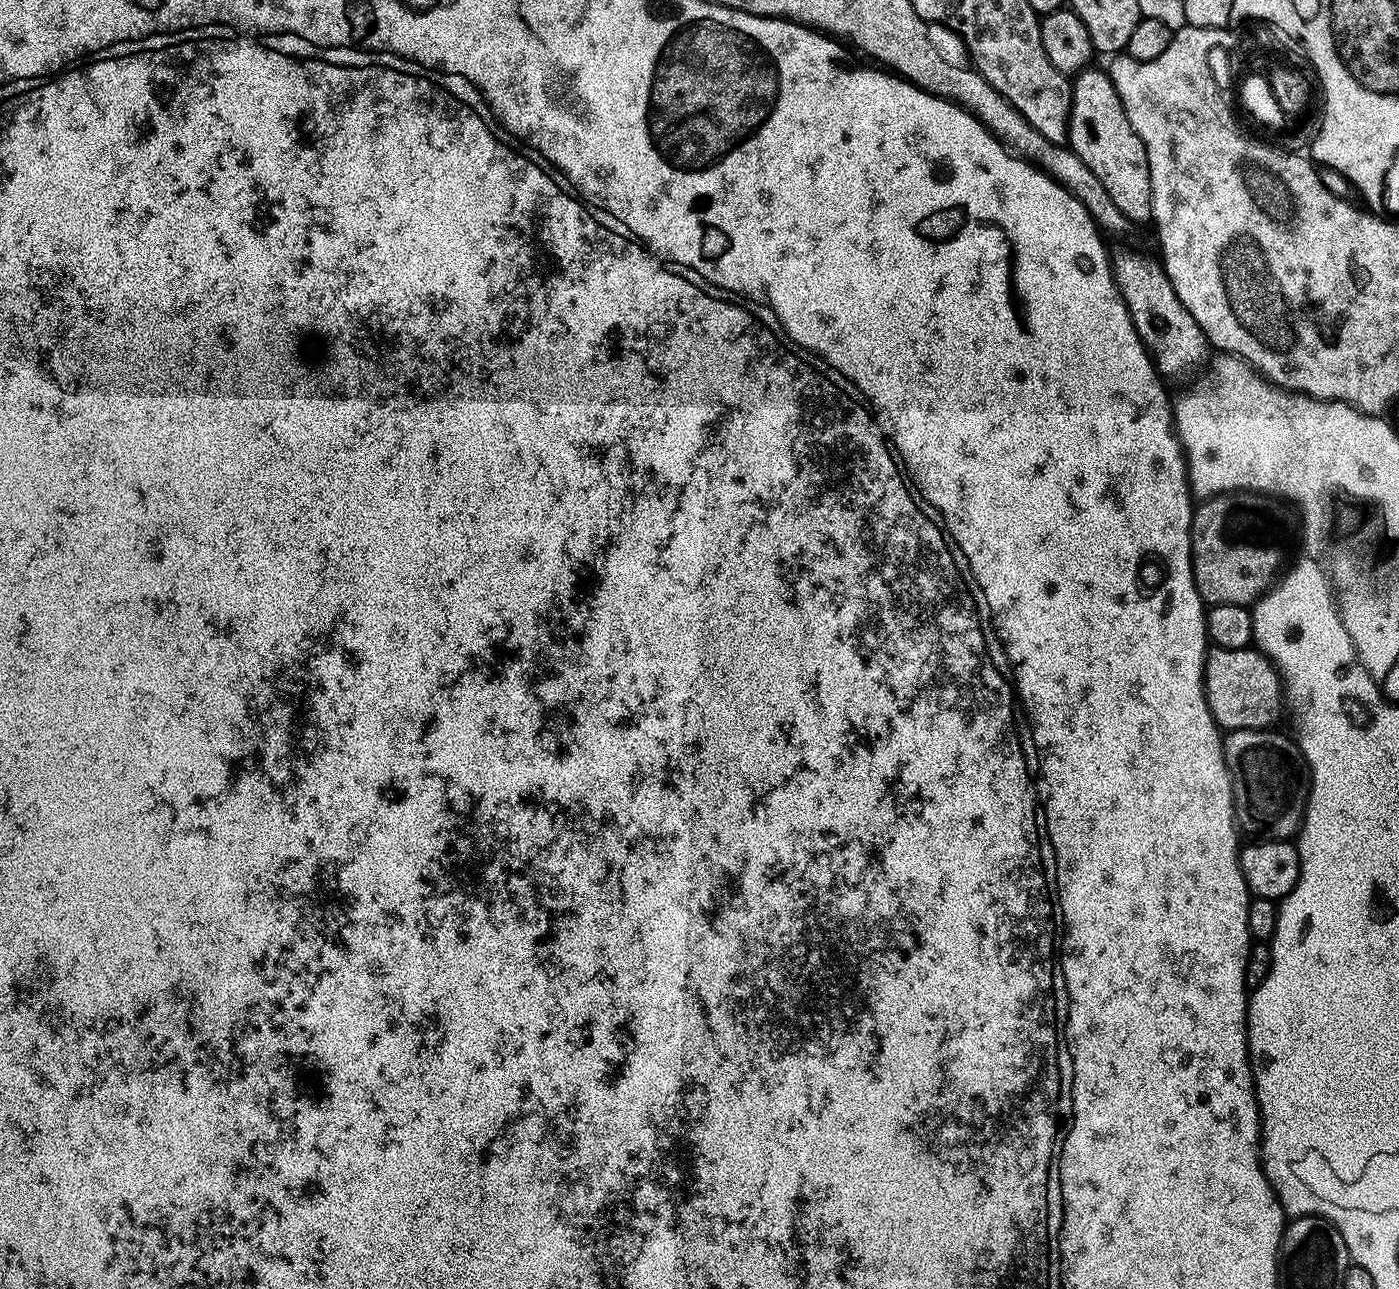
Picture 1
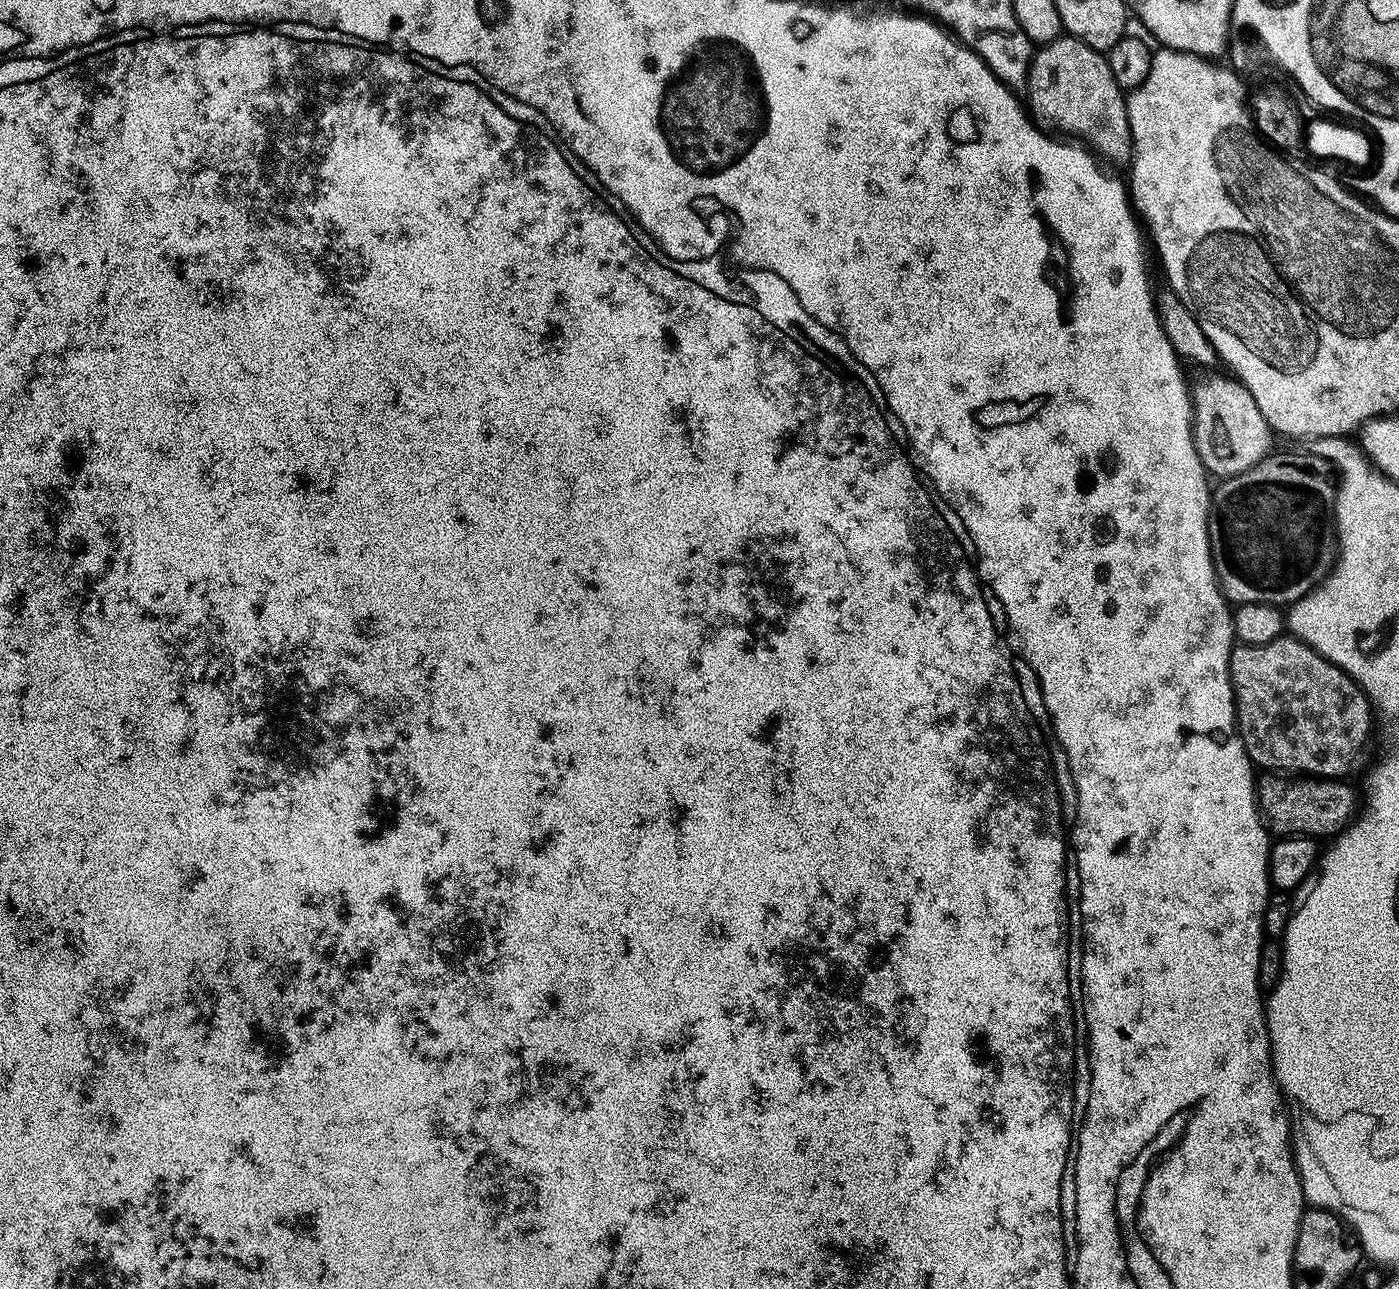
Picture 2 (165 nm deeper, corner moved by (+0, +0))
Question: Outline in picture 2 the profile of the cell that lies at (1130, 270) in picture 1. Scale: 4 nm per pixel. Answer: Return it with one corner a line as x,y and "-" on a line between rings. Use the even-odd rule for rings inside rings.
1204,370
1191,379
1192,441
1205,471
1213,477
1227,479
1245,472
1269,455
1274,446
1274,433
1244,384
1219,372

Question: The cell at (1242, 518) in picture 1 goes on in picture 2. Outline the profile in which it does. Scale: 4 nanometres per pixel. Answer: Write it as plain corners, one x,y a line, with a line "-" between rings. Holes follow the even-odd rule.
1315,450
1308,452
1278,452
1273,451
1257,462
1252,468
1236,476
1221,479
1216,488
1213,487
1208,501
1208,541
1210,542
1210,554
1212,565
1216,571
1216,581
1220,583
1220,591
1225,600
1233,605
1245,604
1246,602
1266,602
1277,606
1291,606
1303,598
1306,593
1312,591
1325,576
1332,570
1338,555
1336,542
1336,490
1338,487
1337,477
1334,475
1332,461
1322,458

